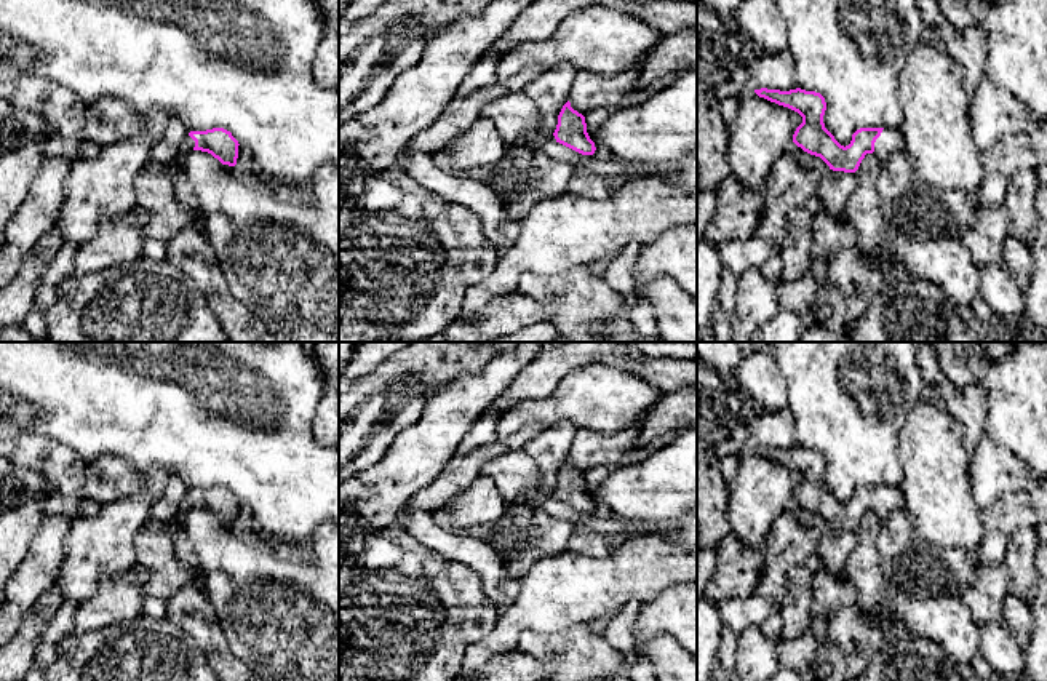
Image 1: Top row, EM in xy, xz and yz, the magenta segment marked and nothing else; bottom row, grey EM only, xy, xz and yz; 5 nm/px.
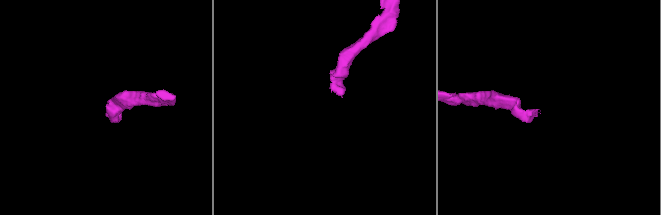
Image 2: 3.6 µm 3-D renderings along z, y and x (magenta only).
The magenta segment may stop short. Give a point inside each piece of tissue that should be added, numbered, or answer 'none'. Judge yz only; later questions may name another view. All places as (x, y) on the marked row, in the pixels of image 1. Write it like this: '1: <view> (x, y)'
1: yz (891, 141)

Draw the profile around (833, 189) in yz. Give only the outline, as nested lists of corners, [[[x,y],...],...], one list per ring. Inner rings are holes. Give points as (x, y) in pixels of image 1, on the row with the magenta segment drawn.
[[[794,142],[788,149],[793,160],[815,169],[820,174],[815,197],[822,201],[823,209],[836,221],[844,222],[846,206],[855,189],[855,174],[833,171],[820,157],[810,155]]]

